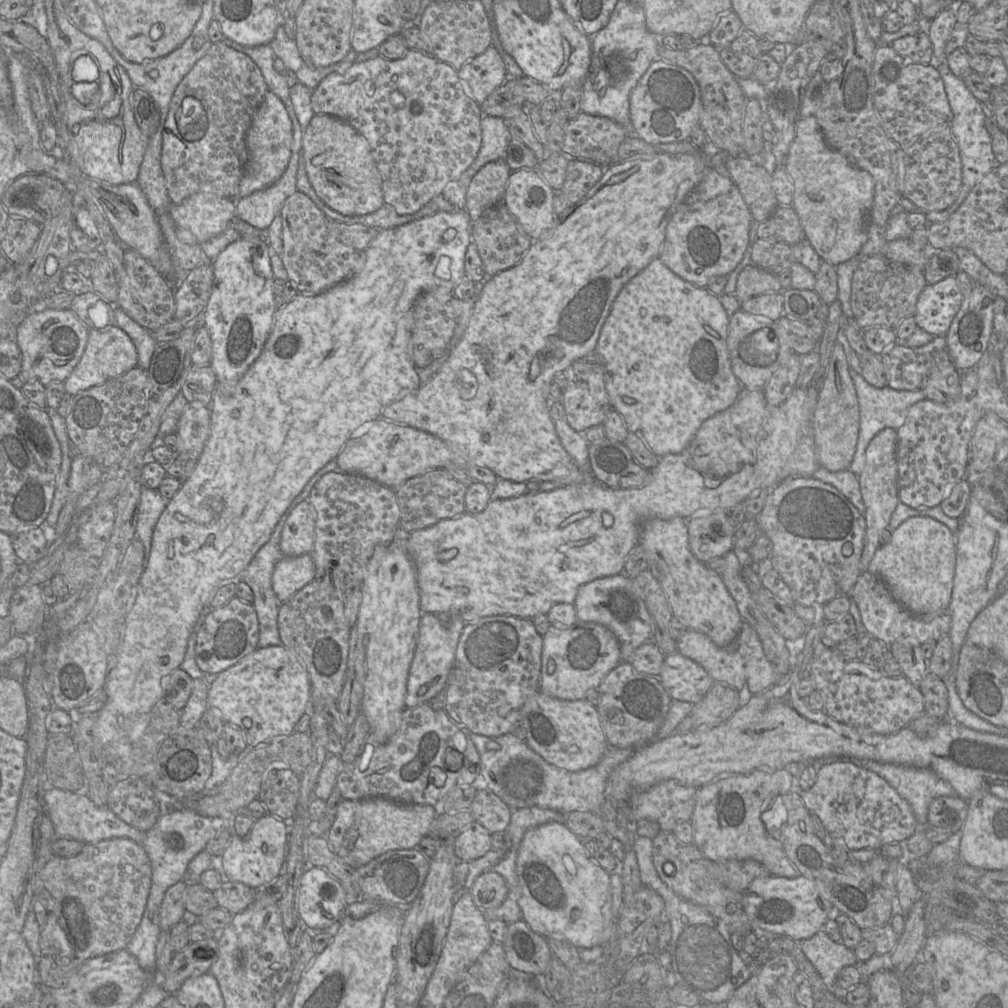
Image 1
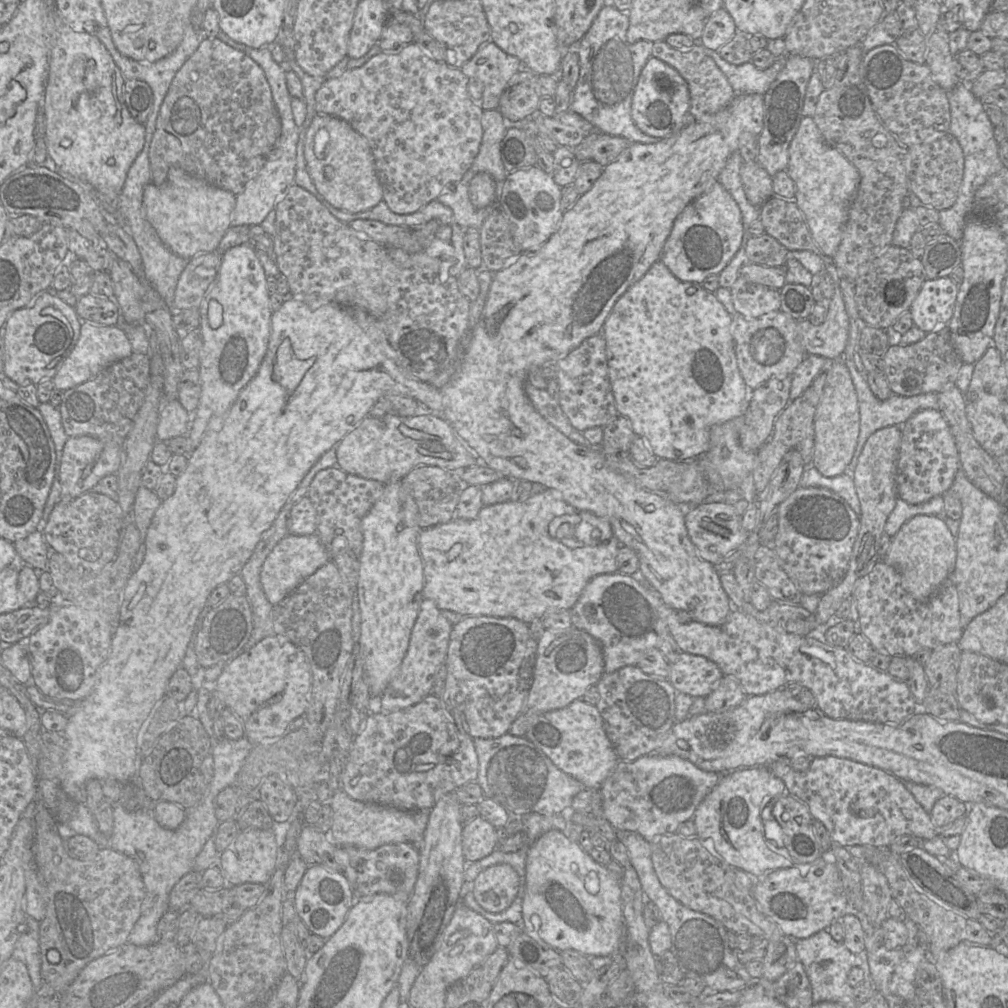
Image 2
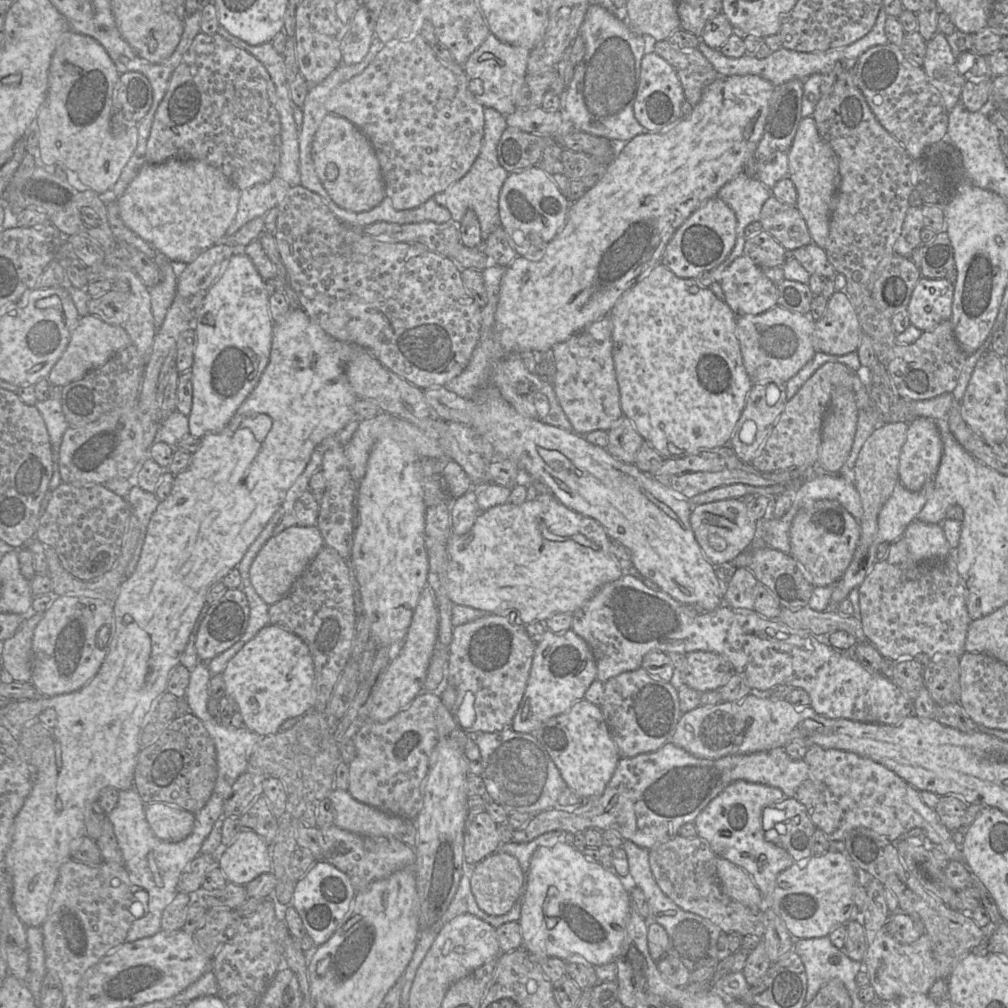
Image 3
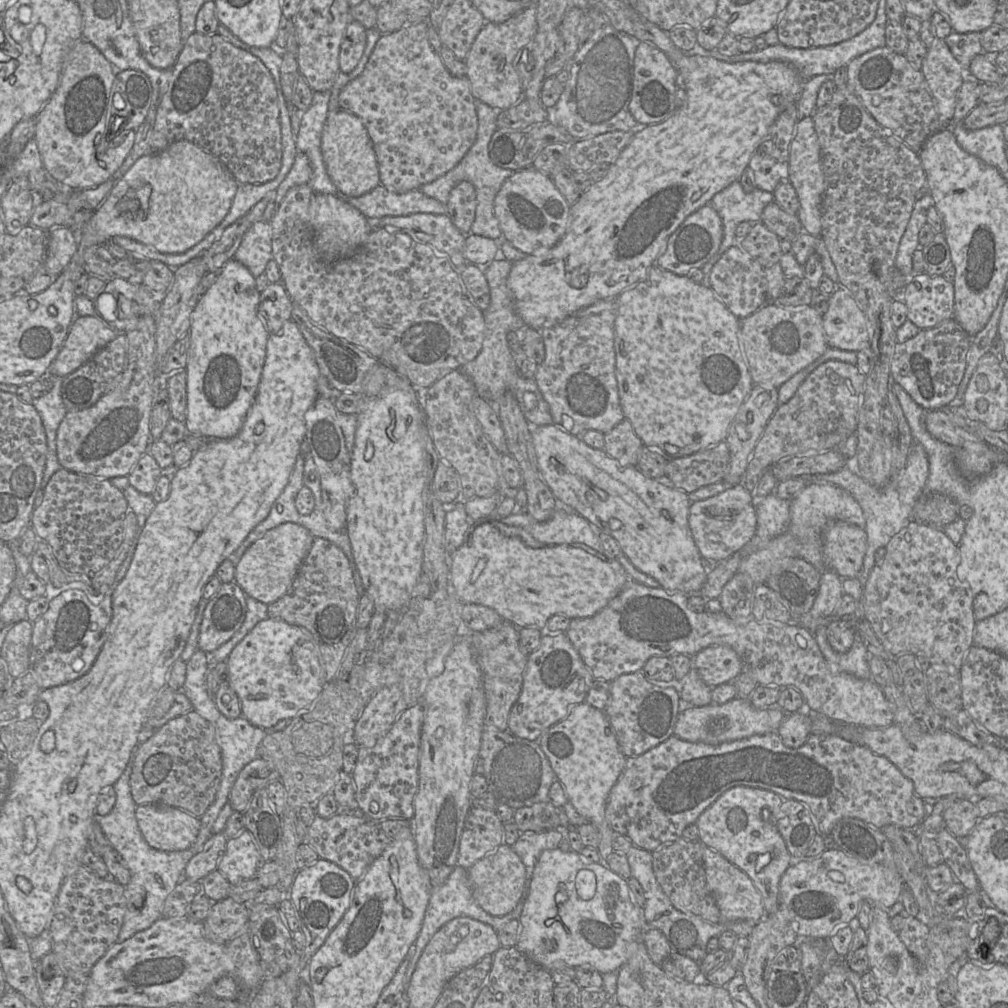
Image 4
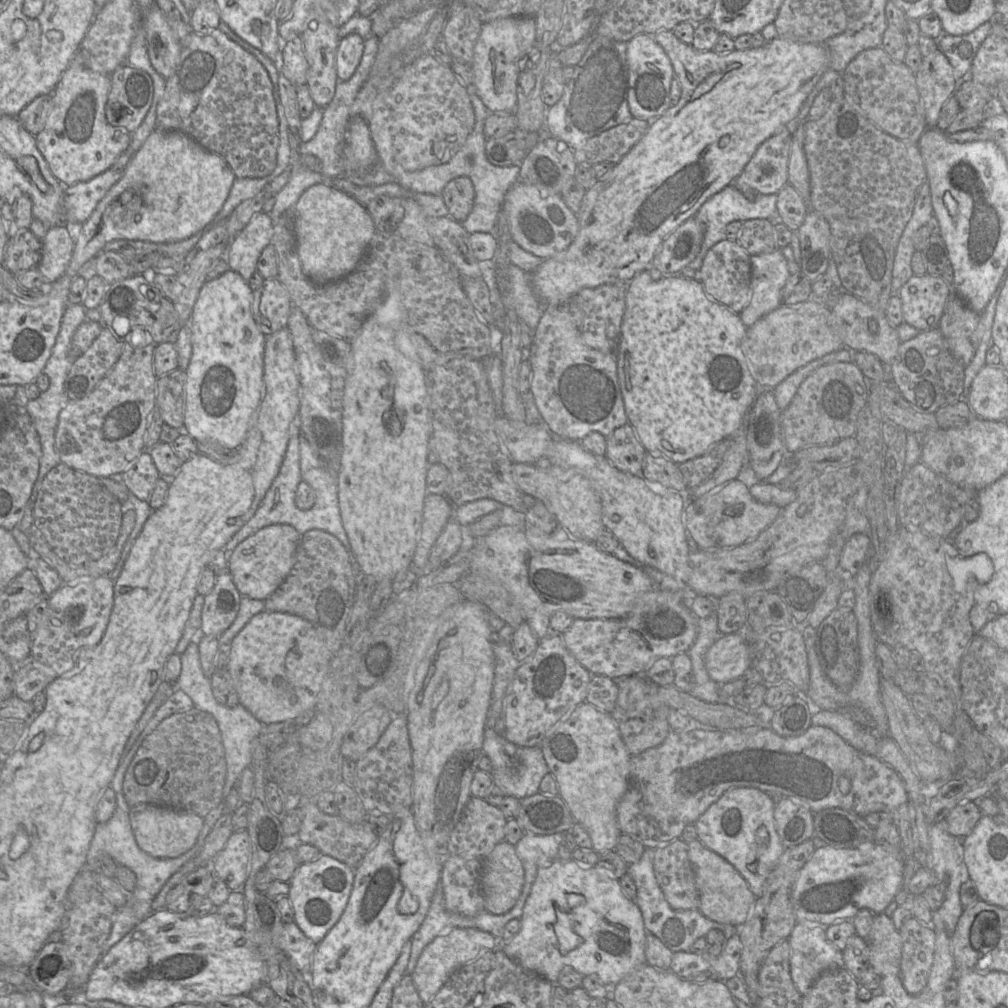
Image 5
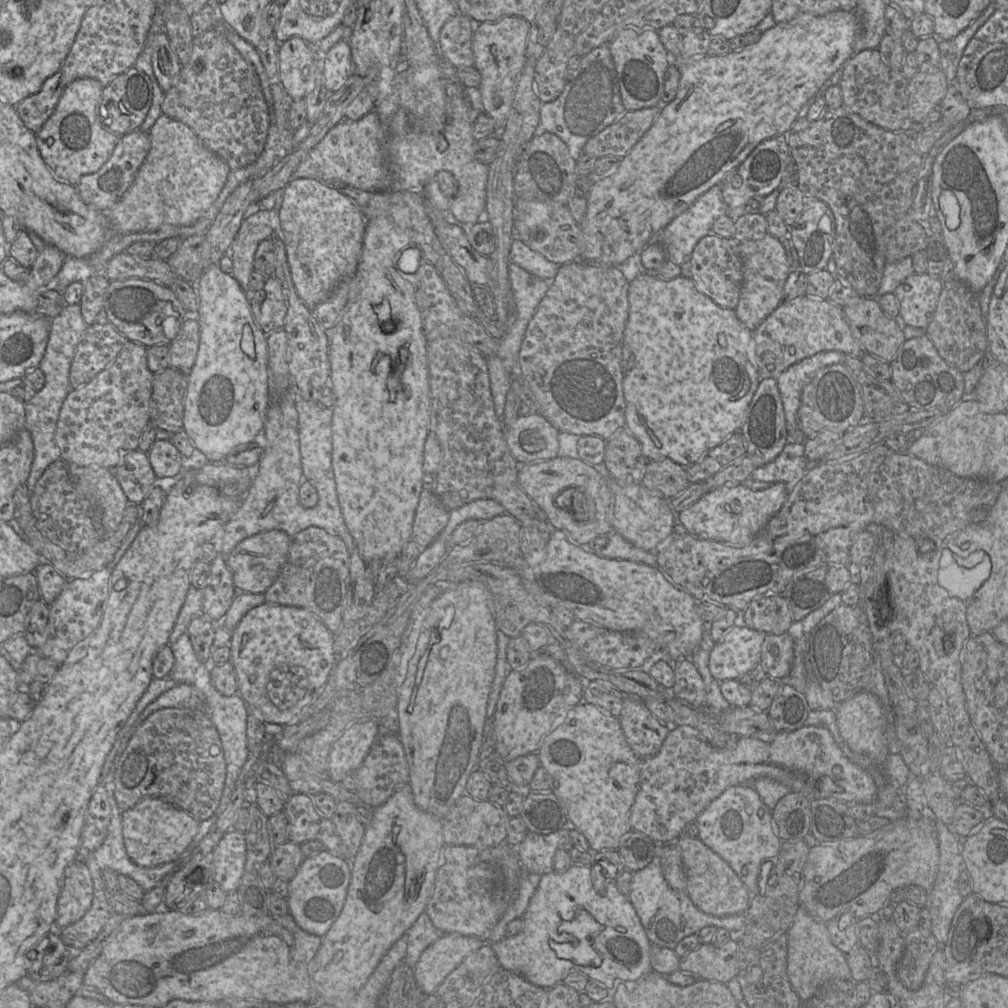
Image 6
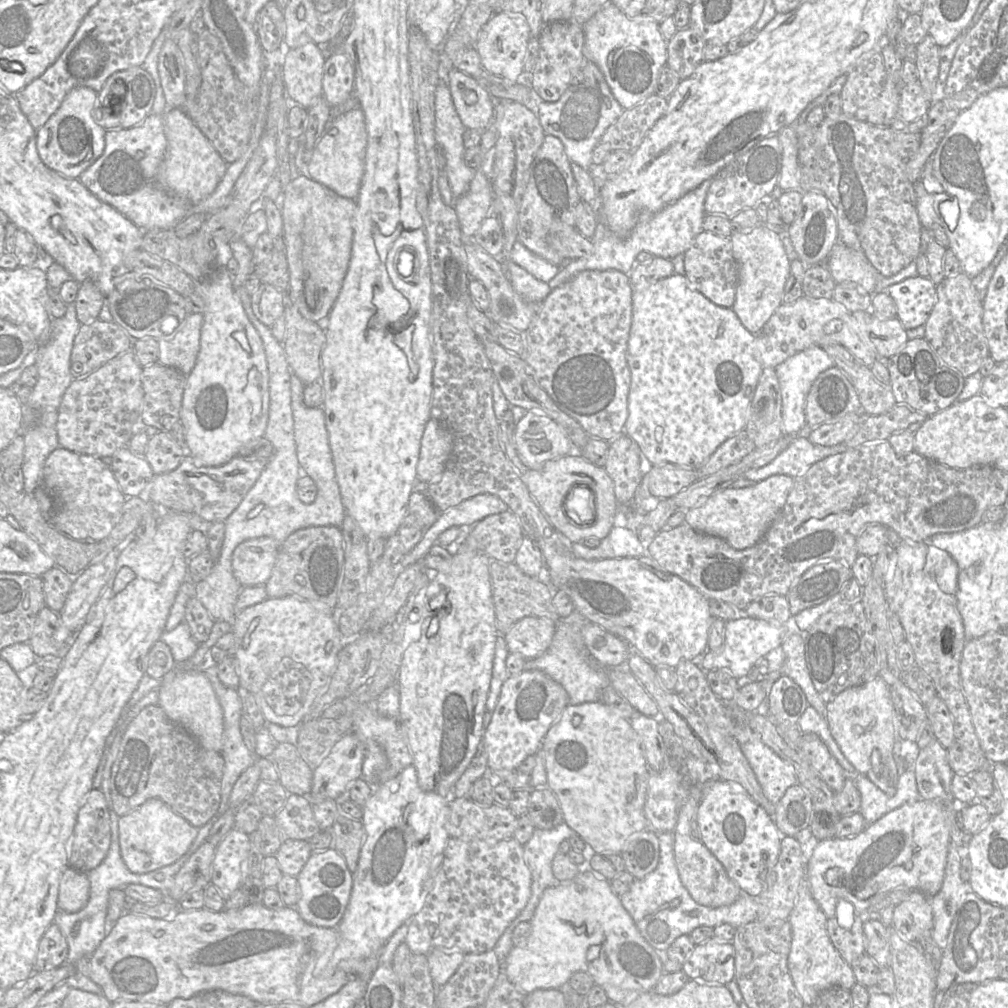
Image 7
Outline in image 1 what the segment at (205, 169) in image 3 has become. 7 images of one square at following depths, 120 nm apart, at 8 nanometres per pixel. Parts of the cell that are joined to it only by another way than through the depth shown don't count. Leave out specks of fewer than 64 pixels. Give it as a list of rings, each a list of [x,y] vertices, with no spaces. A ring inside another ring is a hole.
[[[195,193],[179,204],[172,204],[169,213],[181,242],[201,244],[231,225],[235,199]]]

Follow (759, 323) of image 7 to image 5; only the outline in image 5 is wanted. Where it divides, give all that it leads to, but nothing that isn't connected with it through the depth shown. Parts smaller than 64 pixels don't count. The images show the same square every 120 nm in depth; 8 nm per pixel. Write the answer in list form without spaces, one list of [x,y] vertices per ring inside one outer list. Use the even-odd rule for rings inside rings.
[[[780,248],[751,256],[751,271],[751,301],[739,314],[746,328],[782,305],[782,290],[790,276]]]

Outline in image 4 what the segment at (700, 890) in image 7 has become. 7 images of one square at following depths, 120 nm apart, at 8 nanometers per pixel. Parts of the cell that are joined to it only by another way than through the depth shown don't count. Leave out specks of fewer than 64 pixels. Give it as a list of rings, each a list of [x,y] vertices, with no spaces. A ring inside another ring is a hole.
[[[703,844],[703,860],[709,890],[724,922],[758,922],[765,916],[763,899],[748,875],[716,850]]]

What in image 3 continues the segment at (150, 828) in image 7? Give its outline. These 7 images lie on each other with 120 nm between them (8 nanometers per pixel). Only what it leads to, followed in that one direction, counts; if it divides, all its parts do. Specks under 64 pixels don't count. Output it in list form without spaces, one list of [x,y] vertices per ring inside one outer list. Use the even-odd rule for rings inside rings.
[[[161,802],[145,804],[145,816],[154,835],[167,842],[184,840],[191,834],[195,822],[192,812]]]

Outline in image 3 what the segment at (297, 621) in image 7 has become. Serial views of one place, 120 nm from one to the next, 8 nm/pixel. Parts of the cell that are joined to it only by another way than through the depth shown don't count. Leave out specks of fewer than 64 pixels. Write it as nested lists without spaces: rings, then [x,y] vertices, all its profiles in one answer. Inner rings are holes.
[[[278,625],[263,627],[229,660],[222,675],[226,695],[238,704],[244,726],[259,736],[279,732],[285,720],[303,716],[313,709],[316,701],[314,663],[309,647],[297,635]]]

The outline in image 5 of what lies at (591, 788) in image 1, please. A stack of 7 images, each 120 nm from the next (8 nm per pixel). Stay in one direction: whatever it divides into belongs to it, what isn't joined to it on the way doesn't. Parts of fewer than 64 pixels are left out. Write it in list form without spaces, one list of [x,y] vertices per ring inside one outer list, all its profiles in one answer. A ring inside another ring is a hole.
[[[488,711],[482,750],[483,754],[491,761],[491,777],[494,785],[498,786],[505,796],[513,796],[519,800],[540,792],[539,786],[541,780],[550,772],[541,747],[522,747],[515,745],[509,742],[503,734],[496,732],[494,725],[495,719],[489,718]]]

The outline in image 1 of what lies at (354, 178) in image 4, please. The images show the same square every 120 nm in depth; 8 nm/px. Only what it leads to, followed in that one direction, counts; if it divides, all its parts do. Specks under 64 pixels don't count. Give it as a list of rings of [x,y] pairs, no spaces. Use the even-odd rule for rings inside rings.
[[[314,114],[302,138],[302,157],[310,184],[331,209],[346,216],[373,213],[384,205],[382,175],[367,139],[347,121]]]

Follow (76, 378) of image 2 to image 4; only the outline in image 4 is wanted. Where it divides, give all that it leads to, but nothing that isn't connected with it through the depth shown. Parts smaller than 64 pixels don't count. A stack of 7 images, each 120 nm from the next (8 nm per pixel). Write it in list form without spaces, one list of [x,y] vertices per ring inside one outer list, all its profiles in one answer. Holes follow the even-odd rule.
[[[77,316],[47,372],[55,376],[66,377],[118,334],[96,316]]]

